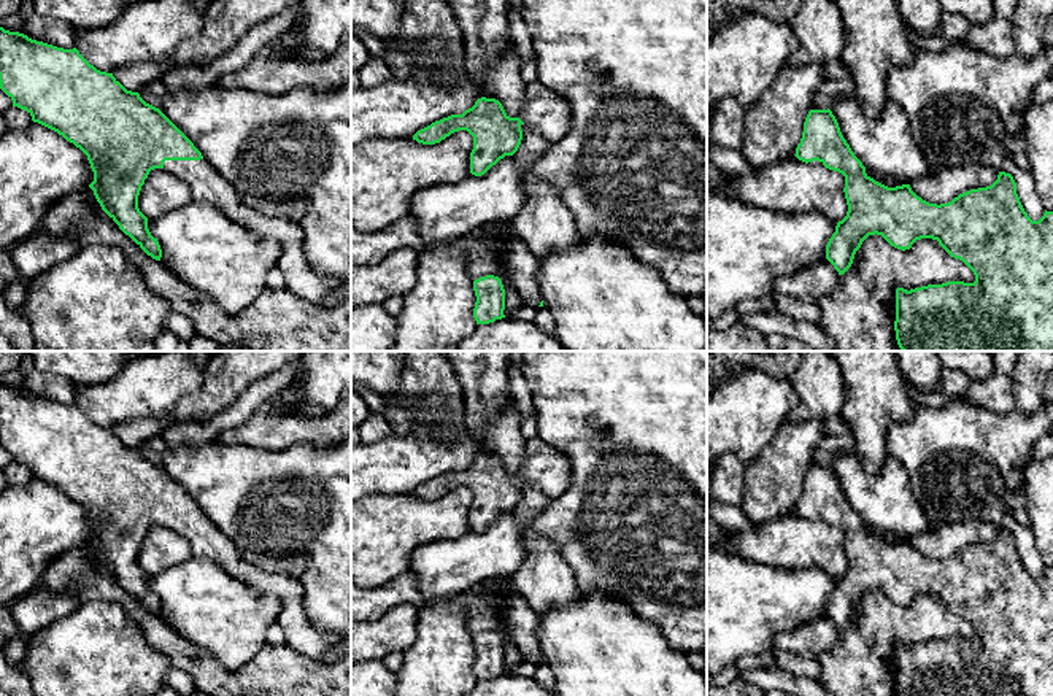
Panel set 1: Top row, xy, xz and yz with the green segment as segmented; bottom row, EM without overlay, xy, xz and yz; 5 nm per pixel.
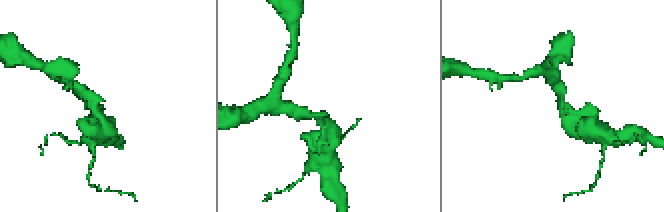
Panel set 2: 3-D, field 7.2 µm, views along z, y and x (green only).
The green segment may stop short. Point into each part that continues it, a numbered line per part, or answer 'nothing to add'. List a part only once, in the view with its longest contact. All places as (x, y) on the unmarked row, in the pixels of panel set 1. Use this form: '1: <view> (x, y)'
1: xy (204, 536)

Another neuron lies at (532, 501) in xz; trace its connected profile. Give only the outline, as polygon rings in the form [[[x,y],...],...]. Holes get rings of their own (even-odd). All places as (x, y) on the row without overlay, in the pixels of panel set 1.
[[[521,480],[521,486],[523,496],[513,512],[523,524],[527,524],[535,515],[545,510],[545,507],[550,504],[550,497],[526,480]]]

